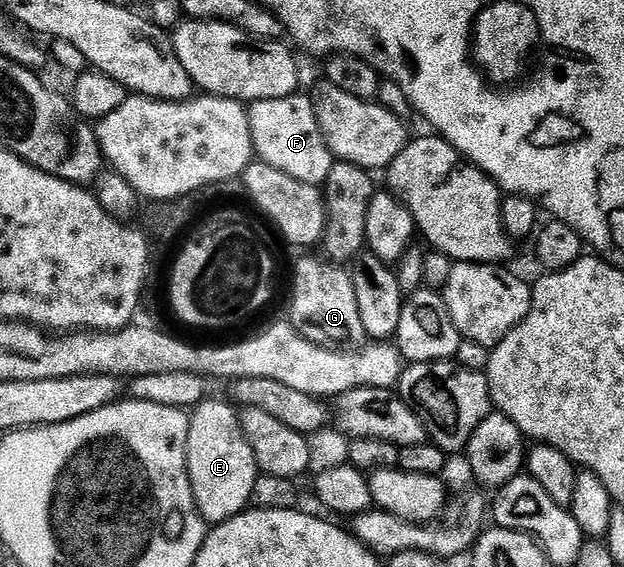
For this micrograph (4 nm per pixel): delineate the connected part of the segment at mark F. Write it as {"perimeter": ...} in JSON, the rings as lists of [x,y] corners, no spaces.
{"perimeter":[[[296,92],[277,100],[253,102],[250,103],[249,113],[258,161],[277,168],[277,172],[285,172],[285,176],[293,176],[293,180],[301,180],[301,184],[322,187],[326,183],[329,172],[335,167],[337,159],[327,146],[325,136],[321,132],[321,124],[317,120],[315,103],[308,95],[306,98],[303,92]]]}

